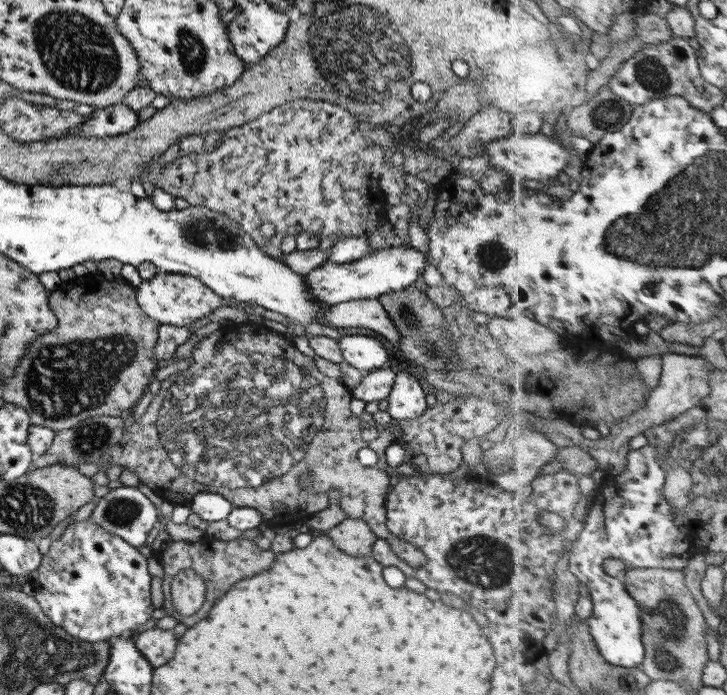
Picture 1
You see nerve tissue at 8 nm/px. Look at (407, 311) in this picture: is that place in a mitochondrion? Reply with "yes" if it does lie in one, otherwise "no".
yes

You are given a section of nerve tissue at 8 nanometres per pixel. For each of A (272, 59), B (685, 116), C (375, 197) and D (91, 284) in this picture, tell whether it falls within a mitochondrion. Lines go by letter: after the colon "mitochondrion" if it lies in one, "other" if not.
A: other
B: other
C: other
D: other

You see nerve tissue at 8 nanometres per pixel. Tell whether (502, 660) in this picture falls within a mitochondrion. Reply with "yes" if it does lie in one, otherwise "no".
no

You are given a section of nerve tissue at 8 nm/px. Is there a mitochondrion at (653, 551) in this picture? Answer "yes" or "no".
no

